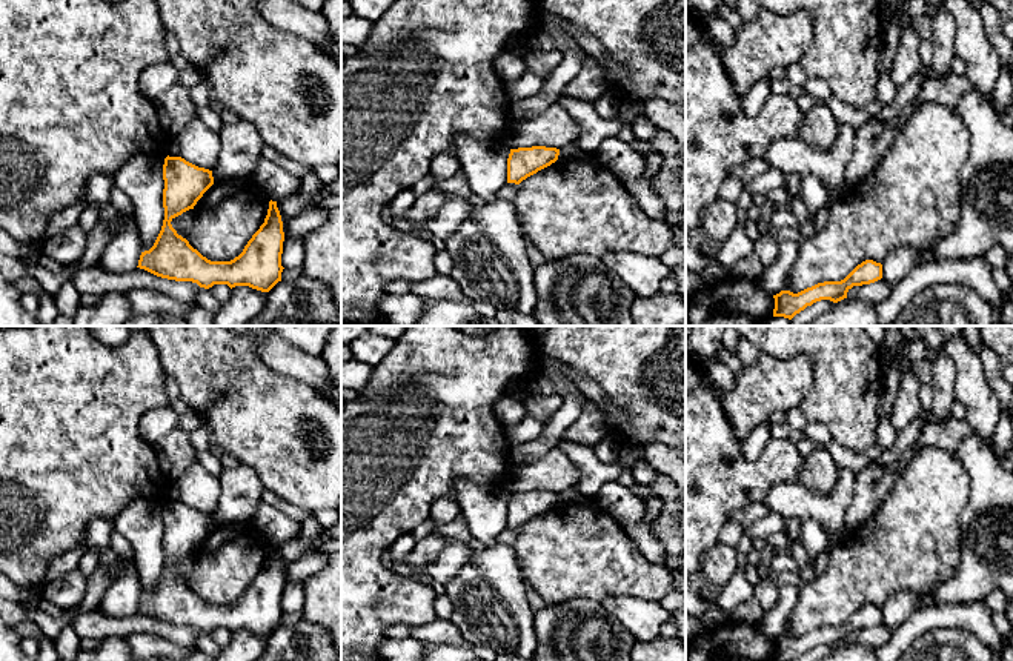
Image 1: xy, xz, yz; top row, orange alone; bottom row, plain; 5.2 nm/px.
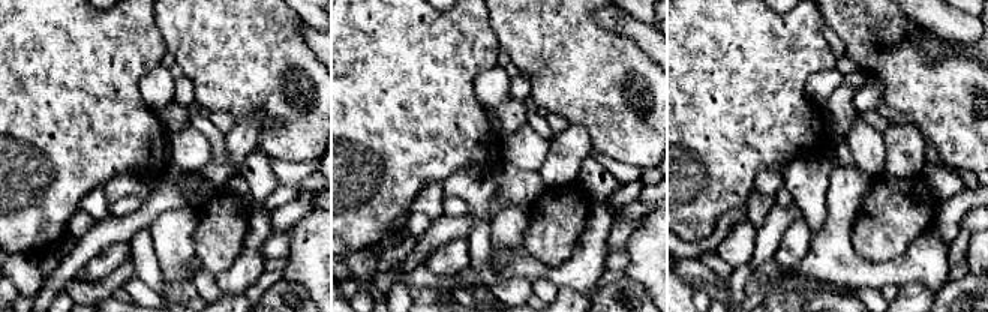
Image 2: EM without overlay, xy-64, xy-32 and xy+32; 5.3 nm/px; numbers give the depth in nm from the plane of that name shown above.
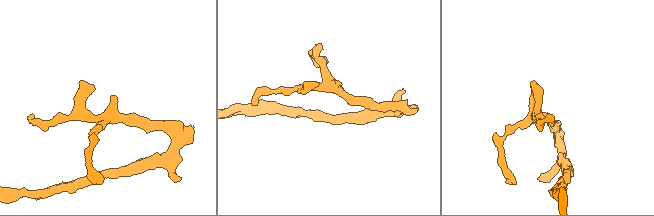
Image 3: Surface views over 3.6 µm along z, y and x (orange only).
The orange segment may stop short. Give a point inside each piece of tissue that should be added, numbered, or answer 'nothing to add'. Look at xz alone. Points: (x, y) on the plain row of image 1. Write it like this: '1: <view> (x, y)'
nothing to add

